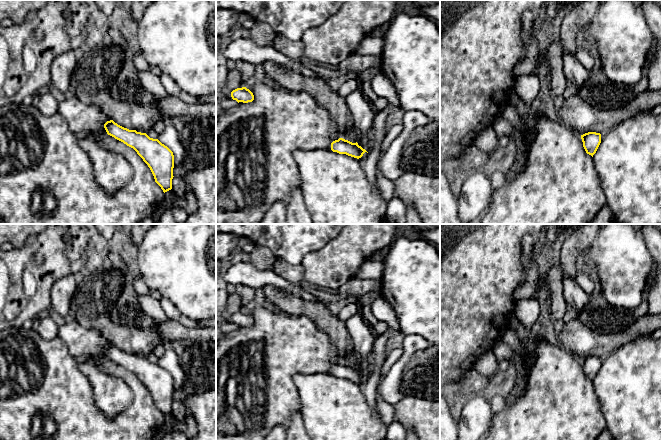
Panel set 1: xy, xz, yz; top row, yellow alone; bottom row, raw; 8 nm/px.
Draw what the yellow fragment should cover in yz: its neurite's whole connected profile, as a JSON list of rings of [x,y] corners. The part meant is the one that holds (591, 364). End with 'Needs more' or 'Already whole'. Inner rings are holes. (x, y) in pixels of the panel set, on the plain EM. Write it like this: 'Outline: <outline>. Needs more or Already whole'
Outline: [[[588,356],[581,359],[581,363],[586,377],[593,381],[601,367],[601,358]]]. Already whole

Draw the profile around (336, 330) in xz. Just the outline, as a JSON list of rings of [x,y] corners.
[[[270,284],[264,286],[263,291],[269,306],[292,316],[303,315],[312,319],[317,327],[328,336],[330,342],[341,351],[341,362],[352,367],[357,366],[359,370],[369,375],[371,361],[359,359],[353,352],[347,322],[332,314],[325,303],[306,301],[301,297],[286,294],[283,289]]]

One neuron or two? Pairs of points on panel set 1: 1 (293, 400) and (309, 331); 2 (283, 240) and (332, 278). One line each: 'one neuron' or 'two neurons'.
1: one neuron
2: two neurons

